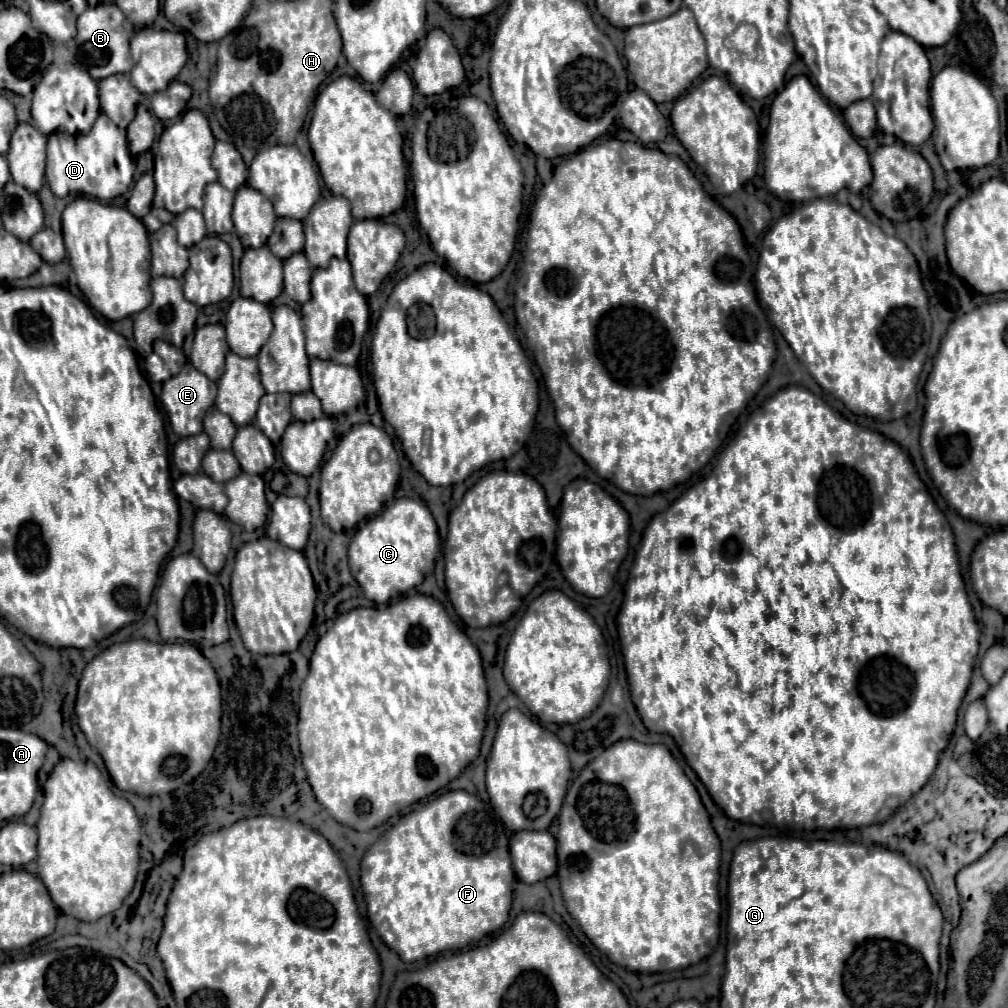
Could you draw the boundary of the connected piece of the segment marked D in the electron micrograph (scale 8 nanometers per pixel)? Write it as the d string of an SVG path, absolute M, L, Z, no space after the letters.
M101 114L97 122L93 124L93 130L89 134L77 134L73 138L65 138L63 134L51 134L47 142L47 184L53 190L55 196L63 198L69 192L83 192L99 200L111 200L125 190L121 188L117 168L113 164L113 146L111 132L107 134L107 116Z

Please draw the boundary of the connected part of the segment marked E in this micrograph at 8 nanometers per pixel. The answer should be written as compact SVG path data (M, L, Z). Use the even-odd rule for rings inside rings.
M185 364L183 370L173 376L171 380L163 382L163 394L161 394L161 402L165 404L165 410L169 414L173 432L179 434L181 438L185 436L195 436L197 432L203 430L203 418L205 412L209 410L209 406L213 404L217 396L217 384L213 380L209 380L203 372L197 372L191 364Z

